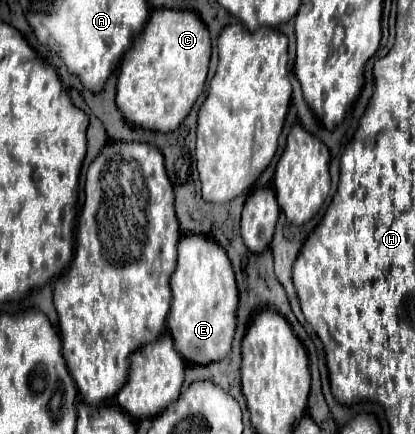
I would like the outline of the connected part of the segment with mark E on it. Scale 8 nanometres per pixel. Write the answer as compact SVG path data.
M186 233L178 243L178 263L170 279L172 305L168 313L168 331L174 339L176 351L198 365L220 361L230 353L236 329L238 289L232 263L226 249L206 235Z

